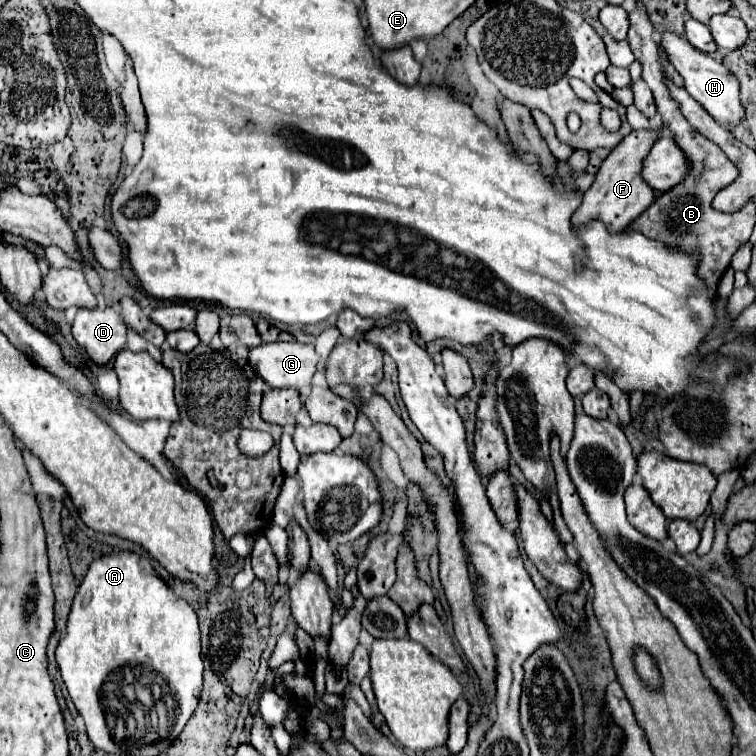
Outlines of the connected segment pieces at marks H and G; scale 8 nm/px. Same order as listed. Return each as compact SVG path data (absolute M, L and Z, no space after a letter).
M664 33L662 43L660 43L666 53L670 63L676 67L676 71L684 77L684 87L686 91L708 111L708 115L720 123L720 125L740 125L744 119L744 107L740 103L740 83L736 75L728 71L720 61L708 57L706 53L694 49L684 37L676 33Z
M262 343L250 349L250 365L270 387L306 387L318 365L314 345L290 343Z

